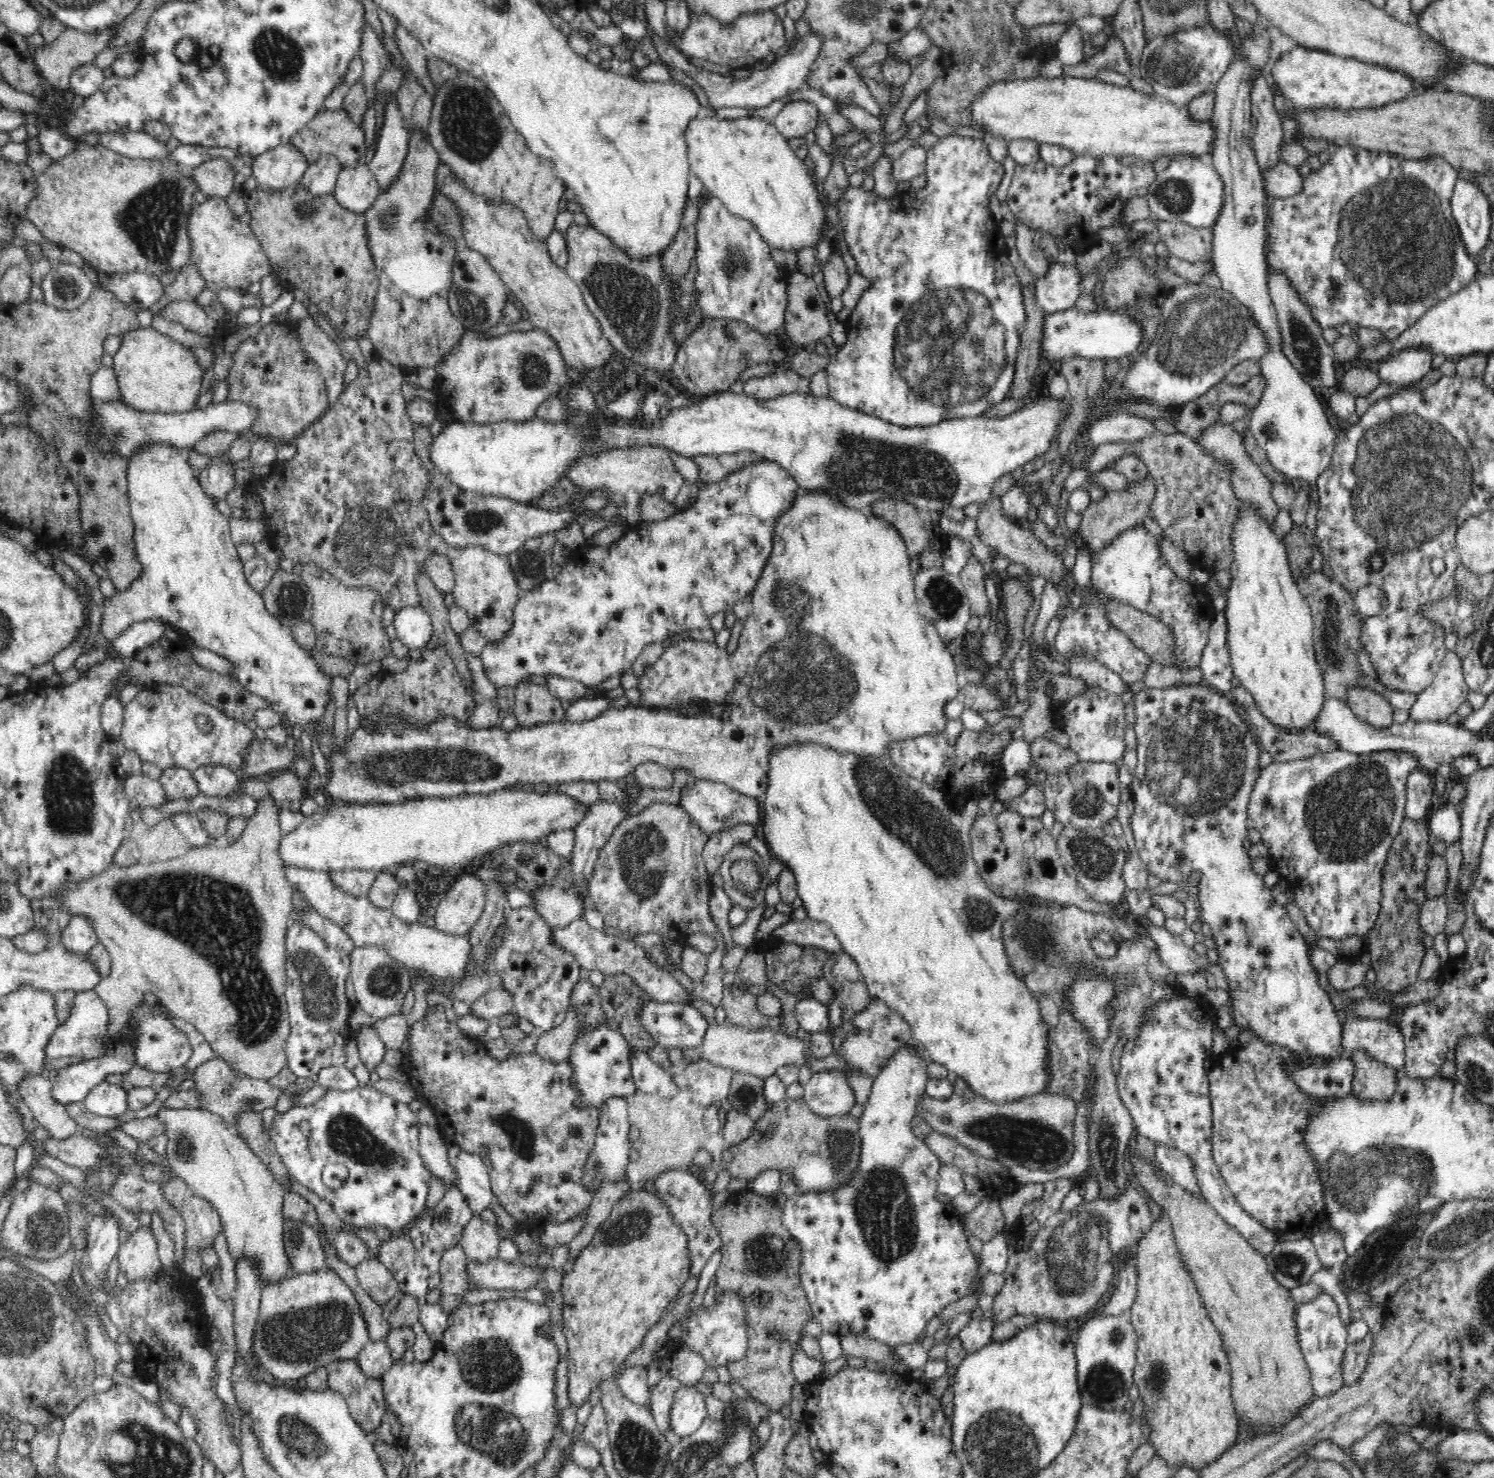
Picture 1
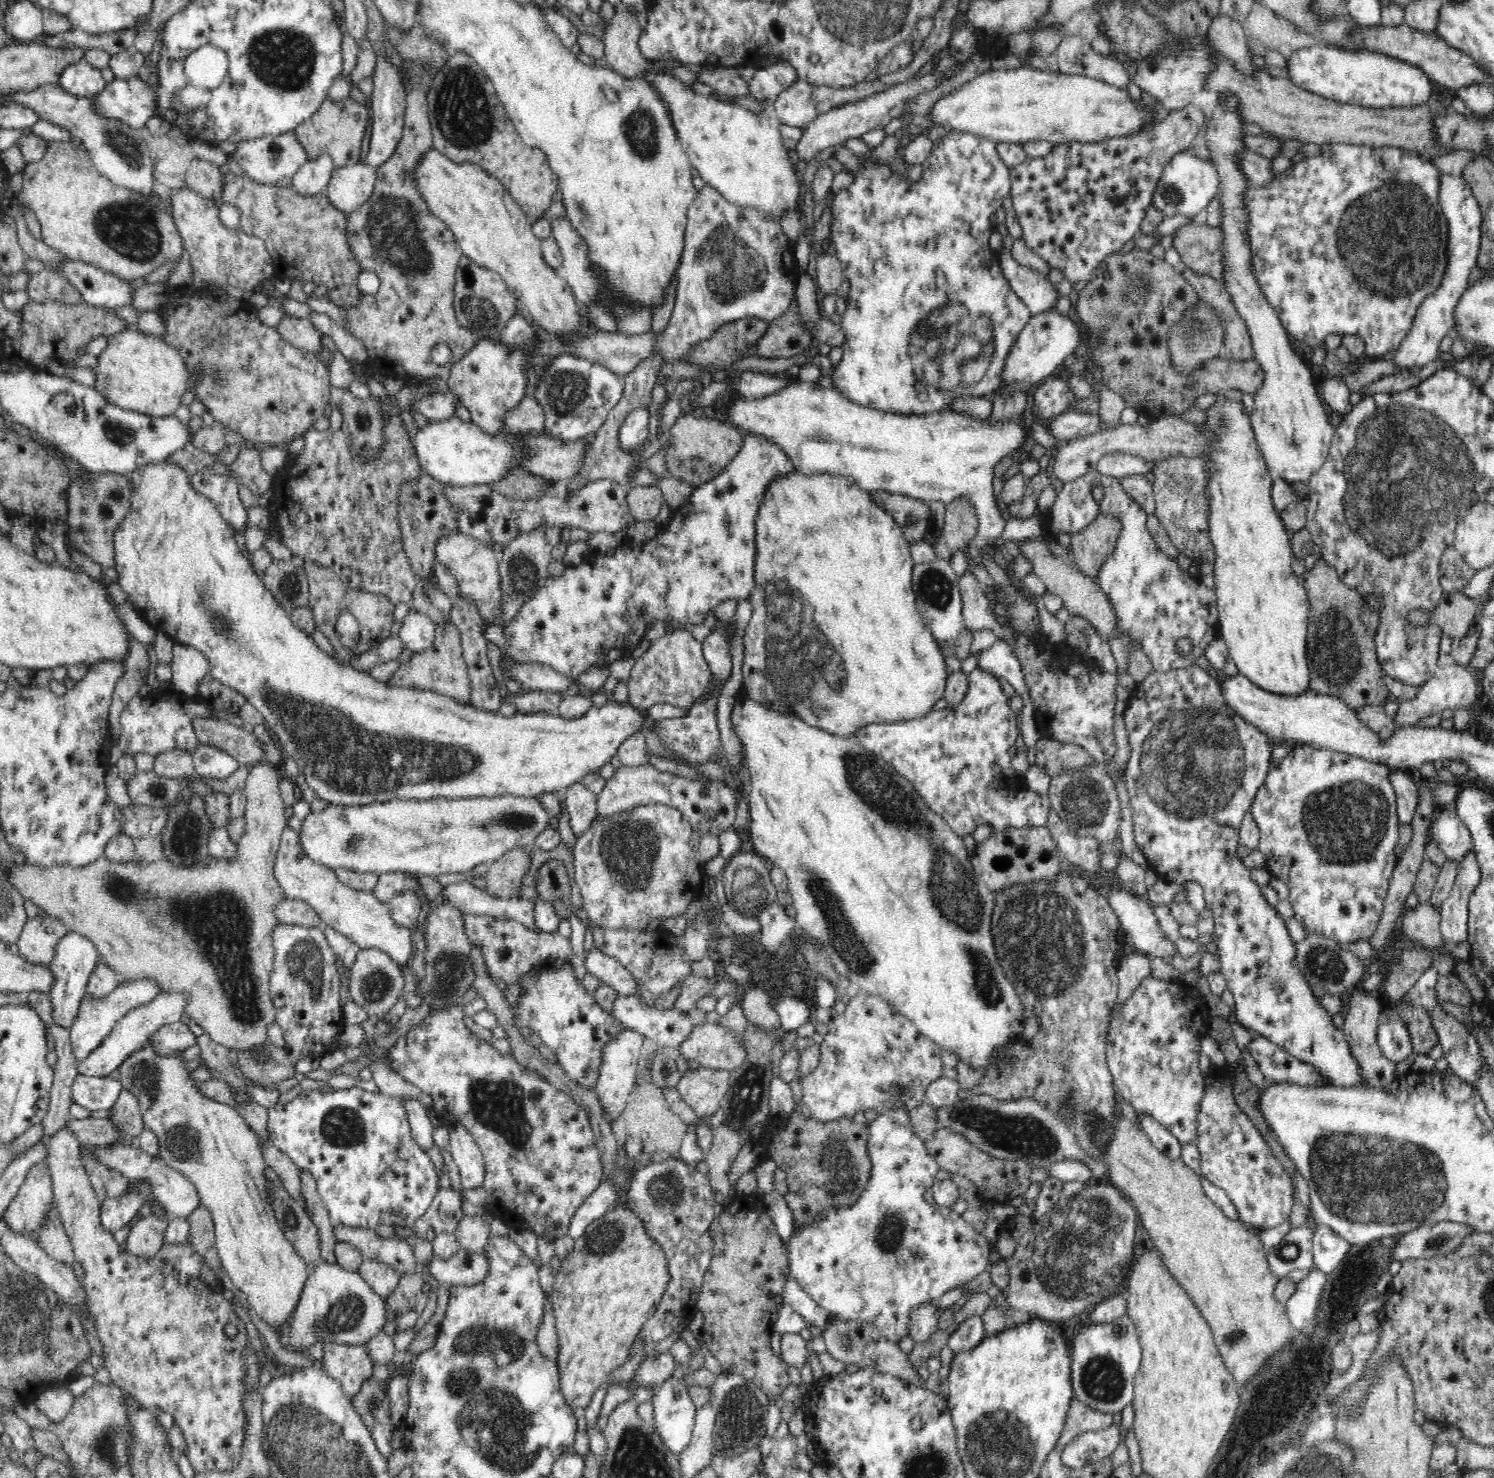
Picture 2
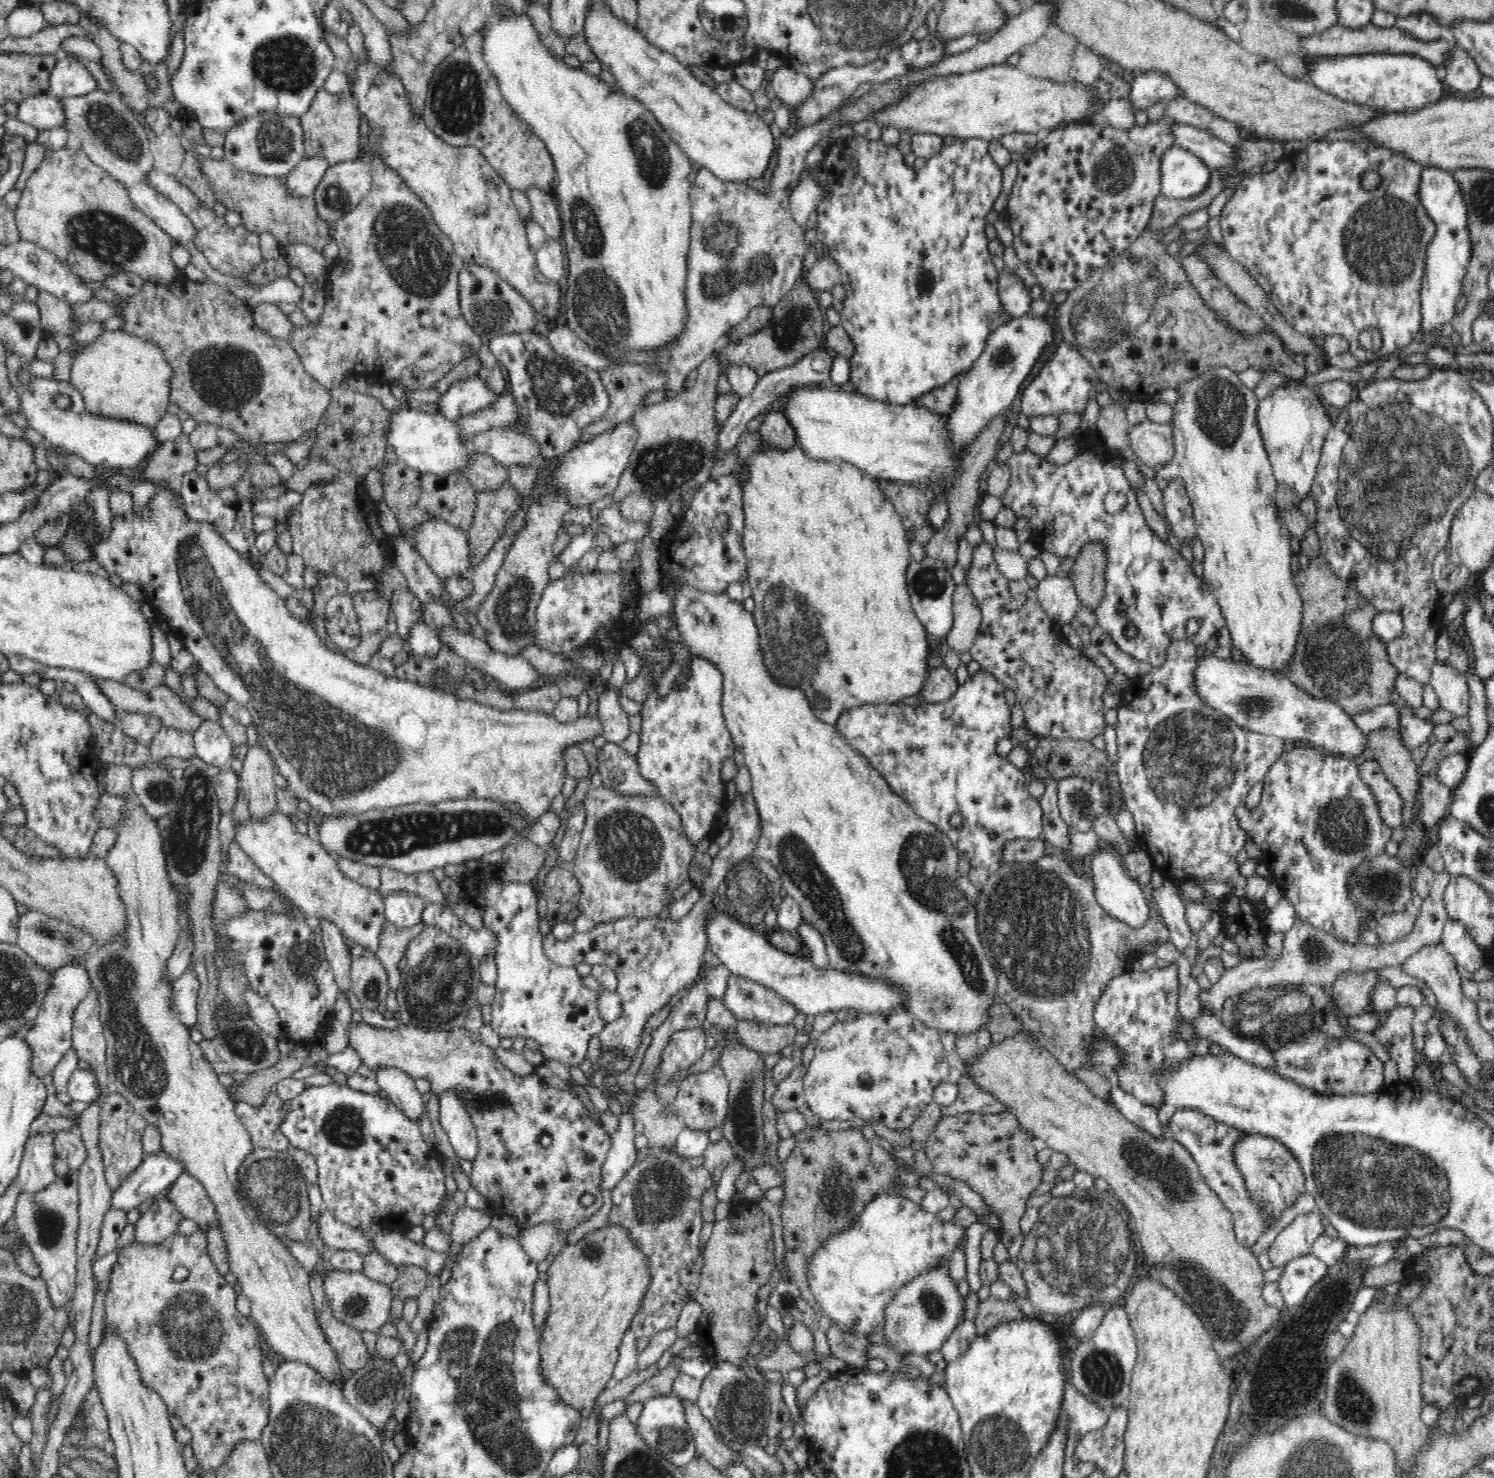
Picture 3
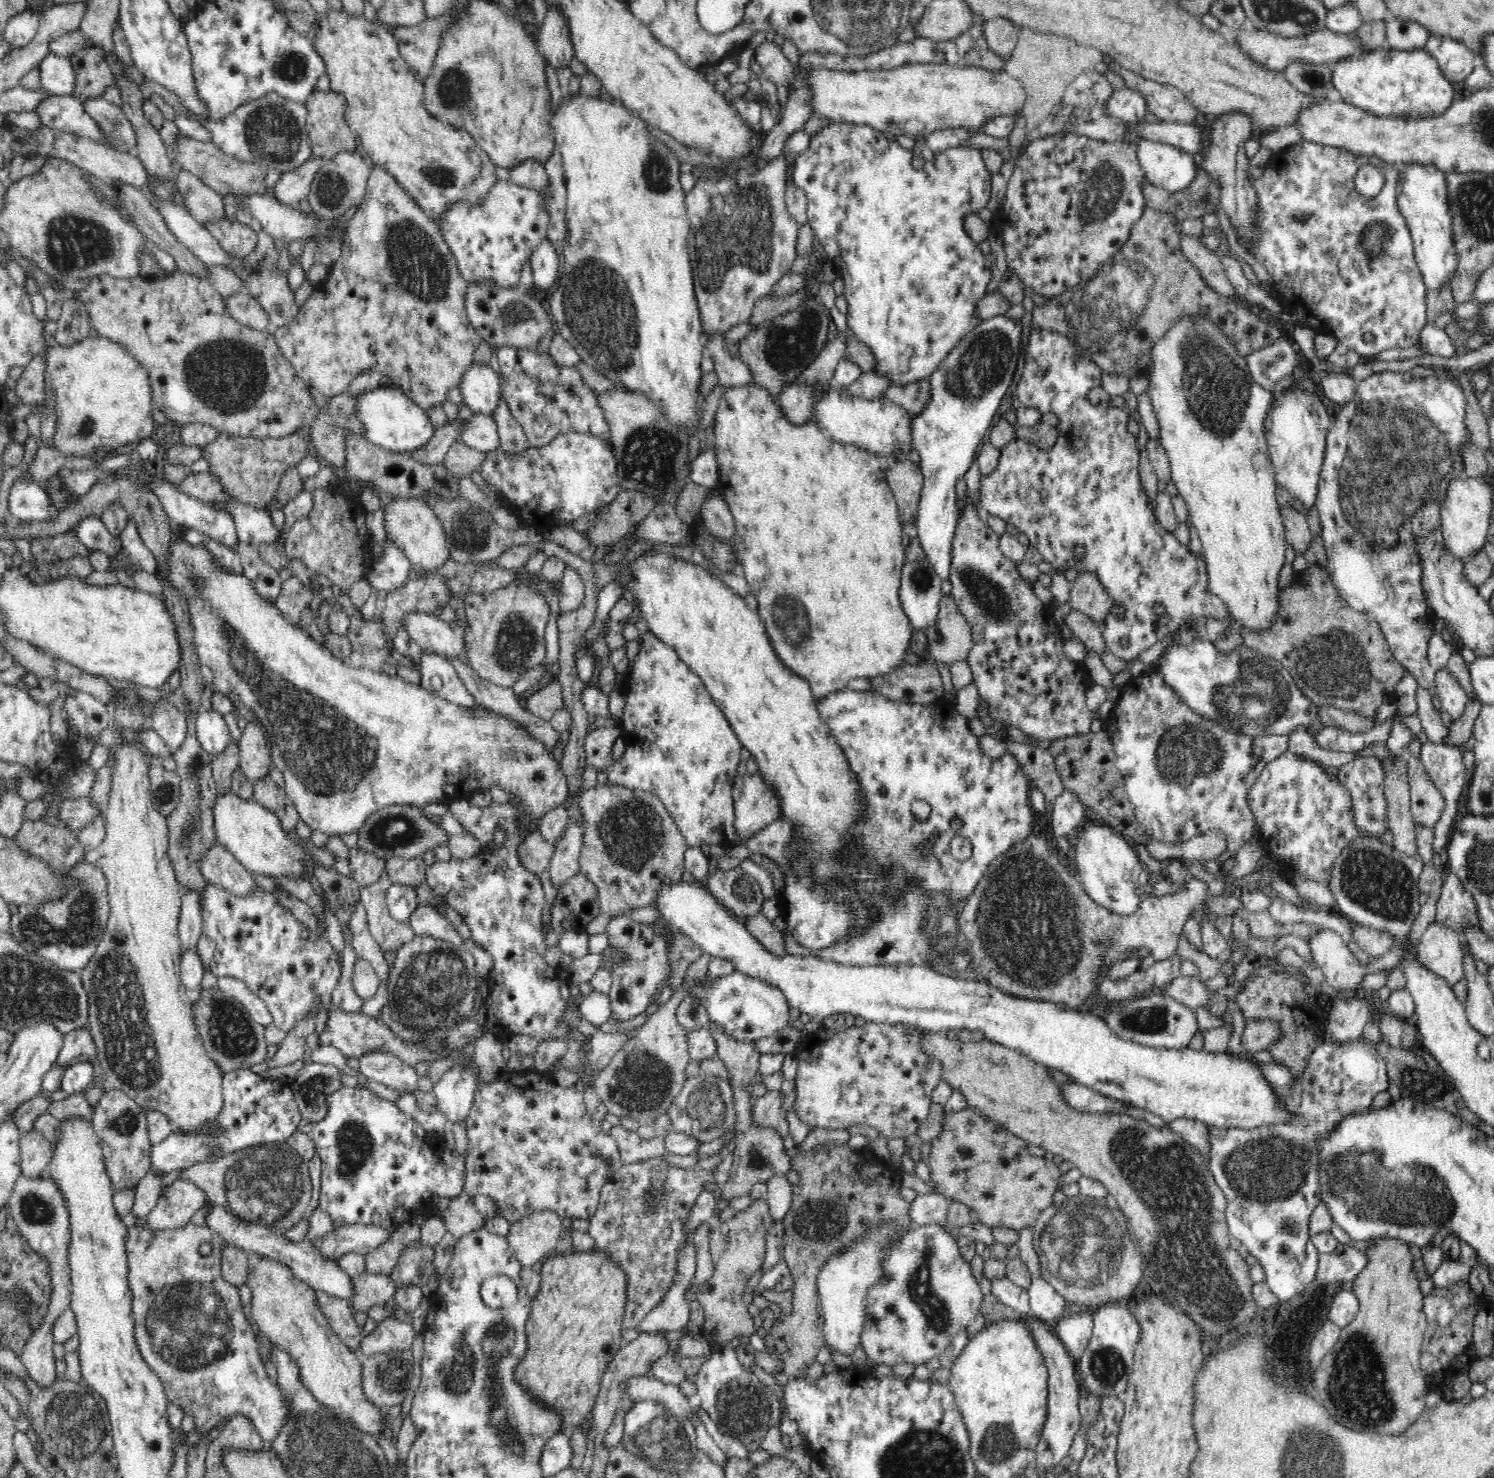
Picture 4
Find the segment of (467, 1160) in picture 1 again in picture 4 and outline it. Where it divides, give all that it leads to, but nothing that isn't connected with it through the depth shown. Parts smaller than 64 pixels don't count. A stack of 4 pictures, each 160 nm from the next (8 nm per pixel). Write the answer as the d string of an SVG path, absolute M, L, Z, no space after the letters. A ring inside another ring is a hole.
M472 1058L466 1060L464 1064L456 1063L451 1069L448 1069L442 1075L441 1079L431 1088L435 1092L437 1110L446 1116L449 1120L449 1125L452 1123L456 1124L456 1122L465 1122L470 1109L474 1106L477 1079L476 1075L467 1068L467 1064L470 1061L472 1061Z

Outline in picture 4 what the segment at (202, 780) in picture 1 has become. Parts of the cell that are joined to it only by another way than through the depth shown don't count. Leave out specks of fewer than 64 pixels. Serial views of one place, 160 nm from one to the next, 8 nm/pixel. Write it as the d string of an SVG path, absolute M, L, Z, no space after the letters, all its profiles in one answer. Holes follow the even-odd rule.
M200 709L196 718L197 740L202 748L212 755L216 755L231 742L228 726L218 711Z

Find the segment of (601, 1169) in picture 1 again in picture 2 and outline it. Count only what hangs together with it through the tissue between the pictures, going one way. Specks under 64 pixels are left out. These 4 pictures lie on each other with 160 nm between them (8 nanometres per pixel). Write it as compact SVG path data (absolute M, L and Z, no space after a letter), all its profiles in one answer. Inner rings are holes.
M622 1028L620 1034L616 1034L614 1040L602 1046L602 1060L600 1060L600 1076L595 1086L595 1093L598 1095L601 1108L603 1109L604 1120L611 1124L624 1112L629 1096L635 1090L637 1075L639 1074L638 1059L646 1036L640 1034L637 1029Z

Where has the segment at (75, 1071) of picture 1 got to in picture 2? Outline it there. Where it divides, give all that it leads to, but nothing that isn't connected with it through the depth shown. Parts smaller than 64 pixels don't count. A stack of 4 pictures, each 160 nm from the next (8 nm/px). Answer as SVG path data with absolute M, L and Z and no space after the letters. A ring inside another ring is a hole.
M179 992L160 993L154 1000L142 1006L131 1008L120 1020L116 1021L114 1028L102 1040L102 1044L92 1050L92 1054L77 1062L77 1074L84 1076L107 1077L110 1072L118 1069L118 1066L136 1050L142 1048L142 1044L150 1038L162 1025L172 1024L178 1021L185 1021L185 1006L187 996Z

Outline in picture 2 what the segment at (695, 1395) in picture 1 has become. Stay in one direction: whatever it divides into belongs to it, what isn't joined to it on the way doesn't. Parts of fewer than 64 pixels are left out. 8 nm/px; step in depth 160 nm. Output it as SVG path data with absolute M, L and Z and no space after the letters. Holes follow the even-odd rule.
M668 1378L652 1398L654 1427L661 1442L672 1454L680 1456L691 1442L697 1408L688 1393L688 1383Z

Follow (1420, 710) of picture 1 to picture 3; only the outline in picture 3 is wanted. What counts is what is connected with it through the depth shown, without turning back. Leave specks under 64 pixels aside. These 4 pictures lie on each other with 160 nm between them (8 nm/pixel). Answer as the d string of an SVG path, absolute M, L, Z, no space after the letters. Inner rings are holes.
M1437 661L1432 668L1429 684L1438 695L1440 709L1452 712L1454 717L1468 715L1470 704L1466 673L1458 672L1447 662ZM1385 704L1362 712L1360 715L1351 716L1358 731L1368 738L1368 734L1379 731L1380 728L1398 729L1400 727L1401 714L1398 708L1391 704Z

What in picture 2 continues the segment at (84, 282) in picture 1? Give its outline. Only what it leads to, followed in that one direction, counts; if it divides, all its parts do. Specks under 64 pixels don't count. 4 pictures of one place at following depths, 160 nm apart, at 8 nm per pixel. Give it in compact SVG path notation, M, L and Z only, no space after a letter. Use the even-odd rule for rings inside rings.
M48 266L38 273L29 274L26 292L30 301L63 301L68 305L82 301L78 289Z

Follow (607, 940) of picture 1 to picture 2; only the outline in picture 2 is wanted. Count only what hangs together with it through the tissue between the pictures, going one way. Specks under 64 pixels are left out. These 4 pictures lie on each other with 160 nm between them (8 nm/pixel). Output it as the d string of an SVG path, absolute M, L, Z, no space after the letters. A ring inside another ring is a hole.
M593 946L585 956L585 962L588 972L597 976L618 994L624 996L638 994L636 977L618 959L604 955L598 947Z

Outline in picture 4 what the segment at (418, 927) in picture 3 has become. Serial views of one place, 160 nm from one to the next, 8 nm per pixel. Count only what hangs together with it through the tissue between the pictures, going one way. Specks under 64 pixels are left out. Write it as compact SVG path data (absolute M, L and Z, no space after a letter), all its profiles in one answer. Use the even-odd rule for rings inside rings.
M381 876L374 884L360 888L359 902L366 909L369 931L383 952L398 951L416 936L412 927L404 927L391 917L385 903L385 892L391 885L390 877Z

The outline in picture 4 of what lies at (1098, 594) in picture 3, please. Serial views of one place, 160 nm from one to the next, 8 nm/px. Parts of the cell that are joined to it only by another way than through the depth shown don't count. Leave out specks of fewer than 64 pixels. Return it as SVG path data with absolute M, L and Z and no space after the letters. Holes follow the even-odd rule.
M1079 572L1070 590L1069 602L1073 609L1096 622L1102 621L1113 607L1112 599L1101 586L1100 579L1088 572Z

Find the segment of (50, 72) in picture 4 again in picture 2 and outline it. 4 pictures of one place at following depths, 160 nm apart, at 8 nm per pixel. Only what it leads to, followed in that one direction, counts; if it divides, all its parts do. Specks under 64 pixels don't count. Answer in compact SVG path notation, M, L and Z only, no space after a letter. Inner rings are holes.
M86 58L64 68L57 78L57 84L80 98L96 96L106 87L100 69L91 65Z

